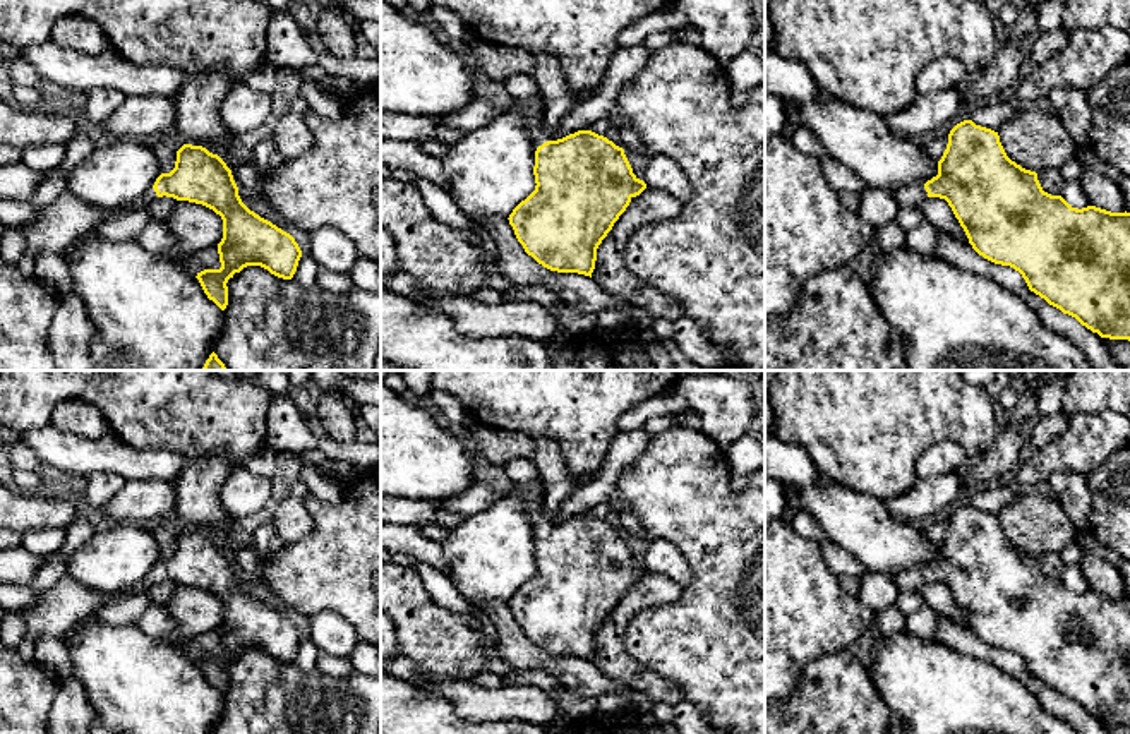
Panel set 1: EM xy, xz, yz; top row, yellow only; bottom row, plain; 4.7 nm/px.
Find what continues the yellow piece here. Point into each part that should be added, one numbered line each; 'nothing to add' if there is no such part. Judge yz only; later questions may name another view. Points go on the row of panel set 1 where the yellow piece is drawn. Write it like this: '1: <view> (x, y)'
1: yz (909, 196)

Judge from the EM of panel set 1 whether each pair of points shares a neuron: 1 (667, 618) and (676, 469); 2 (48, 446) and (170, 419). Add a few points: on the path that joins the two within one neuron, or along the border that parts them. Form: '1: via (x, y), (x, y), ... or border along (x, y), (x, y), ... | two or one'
1: via (700, 585), (700, 513), (695, 508) | one
2: border along (110, 431), (131, 446), (150, 448) | two

